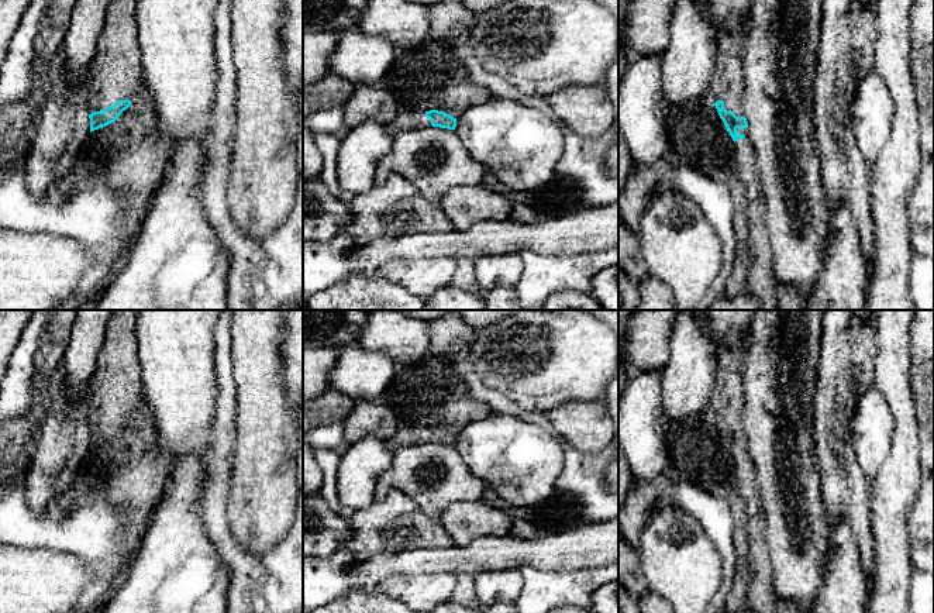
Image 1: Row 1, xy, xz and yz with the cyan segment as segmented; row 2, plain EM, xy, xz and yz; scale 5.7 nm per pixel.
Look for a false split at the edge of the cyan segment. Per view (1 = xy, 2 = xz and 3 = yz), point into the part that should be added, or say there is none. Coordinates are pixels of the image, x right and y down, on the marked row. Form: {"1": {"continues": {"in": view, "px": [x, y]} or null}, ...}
{"1": {"continues": {"in": "xy", "px": [116, 72]}}, "2": {"continues": {"in": "xz", "px": [405, 120]}}, "3": {"continues": {"in": "yz", "px": [761, 283]}}}

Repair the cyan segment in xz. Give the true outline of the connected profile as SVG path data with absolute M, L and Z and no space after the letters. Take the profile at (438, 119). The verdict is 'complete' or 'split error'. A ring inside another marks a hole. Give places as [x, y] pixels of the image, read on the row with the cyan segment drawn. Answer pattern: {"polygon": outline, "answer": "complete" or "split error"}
{"polygon": "M399 110L396 118L386 127L392 135L396 135L400 131L411 128L423 128L423 127L441 127L441 128L455 130L456 118L438 110L430 110L430 111Z", "answer": "split error"}

